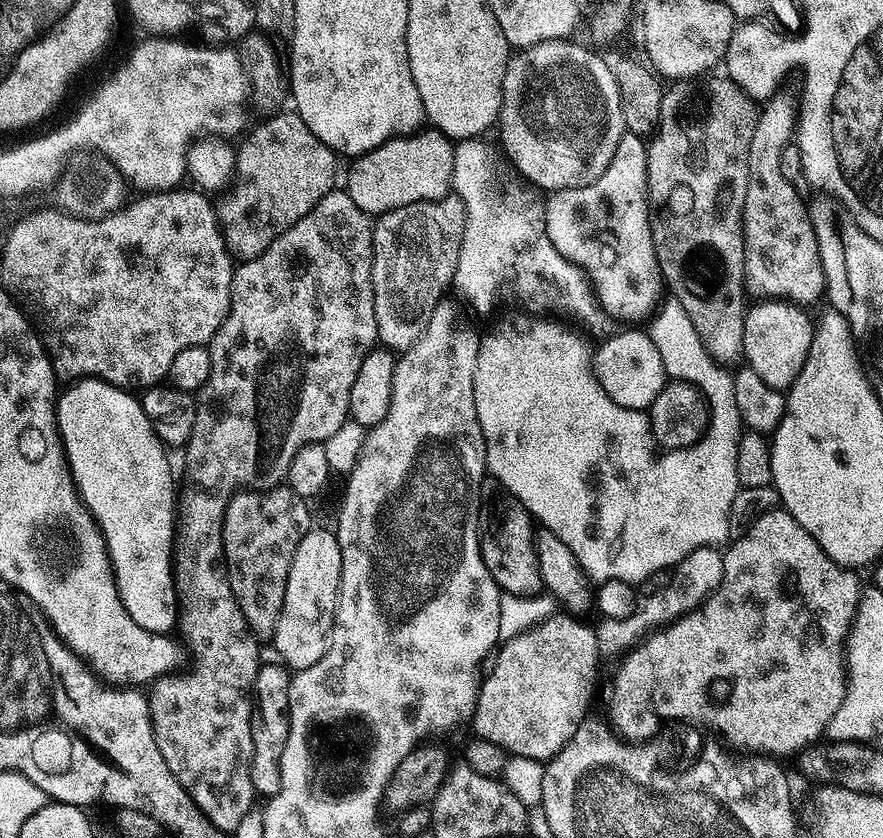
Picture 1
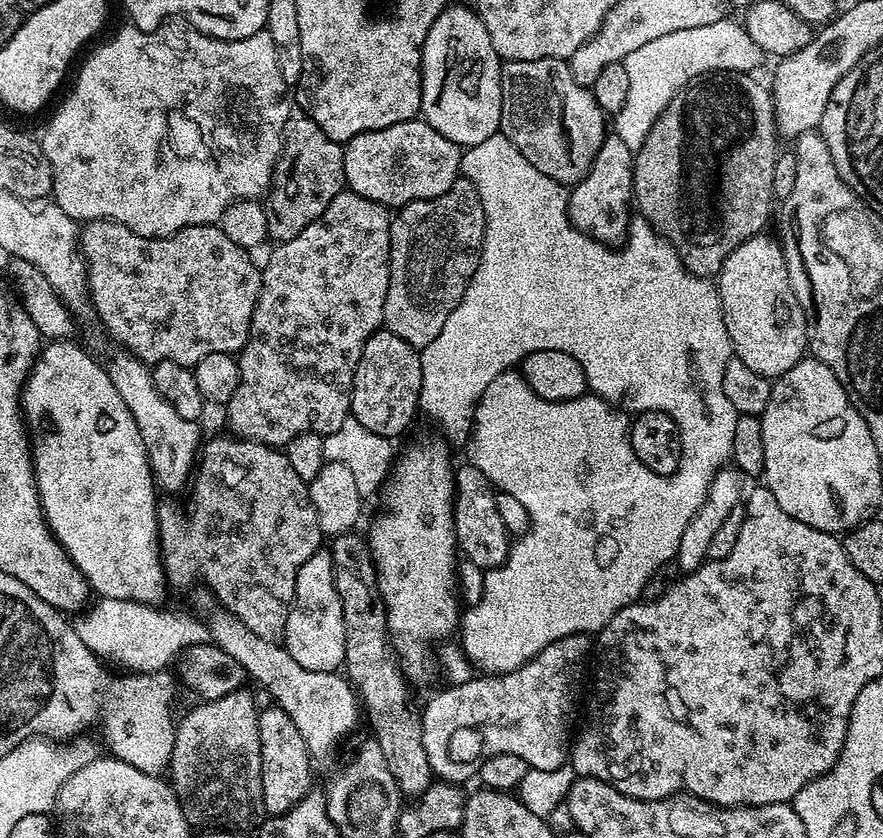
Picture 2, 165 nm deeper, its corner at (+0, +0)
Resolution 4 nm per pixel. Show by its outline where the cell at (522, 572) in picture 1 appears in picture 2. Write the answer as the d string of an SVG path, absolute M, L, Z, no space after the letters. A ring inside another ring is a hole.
M470 462L457 467L454 472L456 495L454 497L454 531L456 546L463 559L487 570L497 568L506 562L510 547L510 533L506 522L502 522L502 514L498 514L496 492L489 484L486 474L478 470Z

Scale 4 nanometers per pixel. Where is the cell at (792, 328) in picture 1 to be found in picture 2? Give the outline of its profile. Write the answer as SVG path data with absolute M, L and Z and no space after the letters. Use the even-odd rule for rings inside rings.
M761 234L758 236L751 236L746 242L742 242L733 250L726 258L726 262L720 268L718 273L718 291L720 293L720 305L722 306L722 314L726 322L726 334L732 343L732 350L735 359L746 362L746 366L750 366L750 370L754 370L757 374L769 378L775 378L786 374L786 370L790 370L799 360L805 359L806 353L809 351L808 346L808 325L810 323L809 317L806 315L806 308L800 305L800 300L796 297L796 292L792 289L792 276L788 273L788 264L784 261L784 252L780 249L780 244L776 240L771 240L768 234Z

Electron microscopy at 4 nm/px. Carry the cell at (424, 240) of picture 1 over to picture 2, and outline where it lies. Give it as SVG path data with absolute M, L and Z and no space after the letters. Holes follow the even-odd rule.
M458 178L446 194L429 200L415 200L405 204L392 217L390 226L390 286L386 290L383 327L398 334L411 348L424 348L438 338L450 310L458 306L468 285L468 279L480 261L480 248L484 245L484 211L478 190L470 181Z

